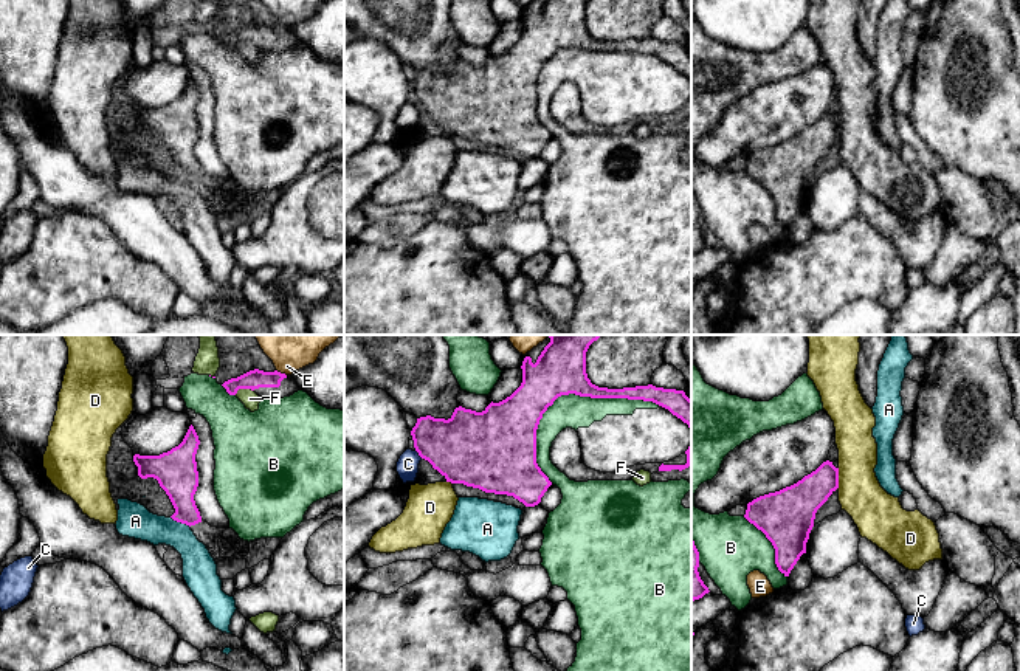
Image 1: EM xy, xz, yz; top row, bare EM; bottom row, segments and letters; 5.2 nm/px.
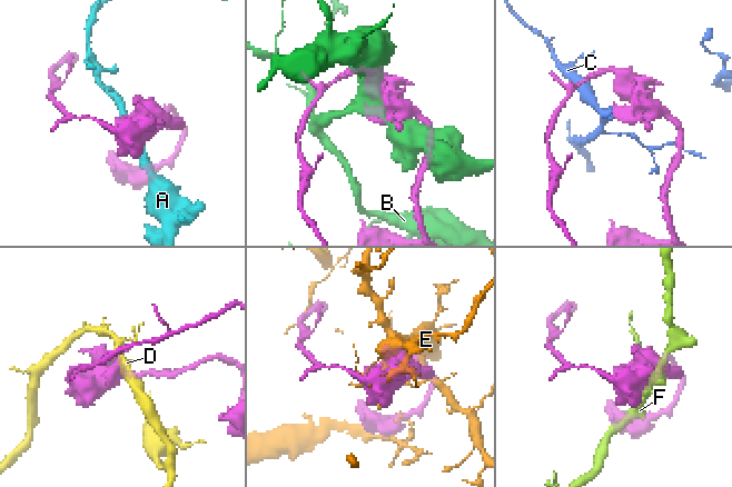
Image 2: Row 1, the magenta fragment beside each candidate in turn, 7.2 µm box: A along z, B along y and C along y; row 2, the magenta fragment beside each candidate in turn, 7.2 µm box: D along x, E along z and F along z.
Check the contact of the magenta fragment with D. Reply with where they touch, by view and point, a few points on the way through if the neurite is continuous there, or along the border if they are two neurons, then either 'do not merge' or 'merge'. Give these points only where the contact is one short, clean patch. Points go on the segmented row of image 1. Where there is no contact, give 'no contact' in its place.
meets magenta in yz at (837, 479); border along yz (839, 468), (839, 485), (836, 488); do not merge

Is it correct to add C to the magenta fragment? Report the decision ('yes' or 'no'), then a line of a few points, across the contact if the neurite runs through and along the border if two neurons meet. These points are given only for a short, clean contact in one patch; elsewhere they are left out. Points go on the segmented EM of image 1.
no

